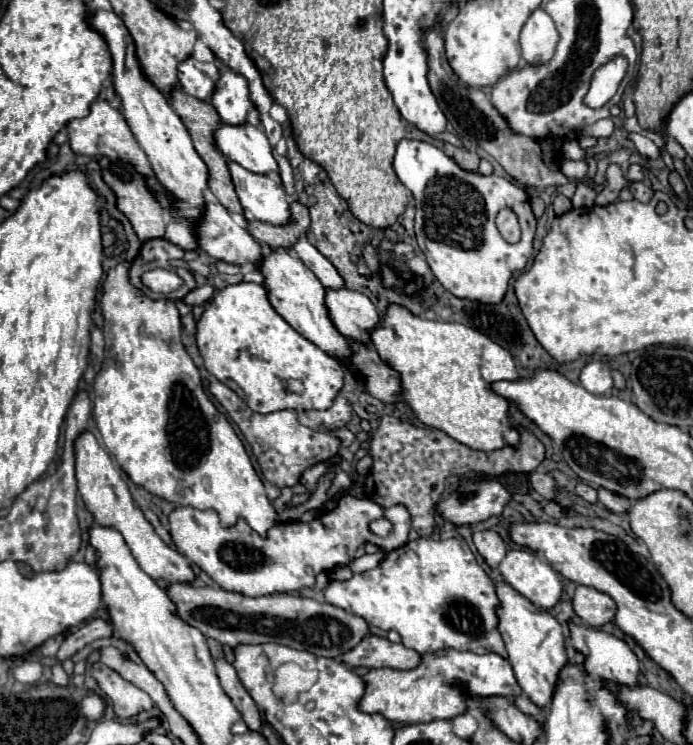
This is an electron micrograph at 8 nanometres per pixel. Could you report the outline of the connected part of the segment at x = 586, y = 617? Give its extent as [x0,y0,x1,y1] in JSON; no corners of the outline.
[571,586,617,628]

